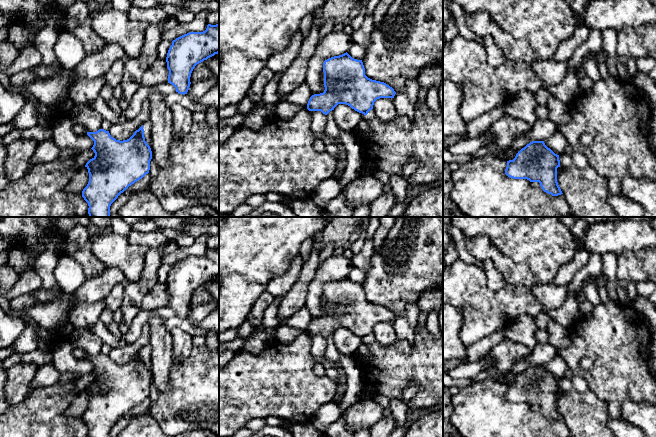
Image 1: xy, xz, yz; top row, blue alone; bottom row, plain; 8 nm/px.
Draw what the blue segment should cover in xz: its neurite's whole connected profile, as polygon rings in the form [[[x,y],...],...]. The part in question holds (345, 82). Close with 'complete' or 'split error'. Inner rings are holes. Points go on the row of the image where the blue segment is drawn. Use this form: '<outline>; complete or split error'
[[[347,52],[331,57],[323,63],[324,87],[323,93],[314,94],[310,97],[307,109],[309,111],[321,111],[327,115],[338,104],[346,104],[355,111],[368,114],[373,109],[374,102],[380,98],[394,98],[396,92],[384,82],[372,80],[365,75],[362,60],[352,58]]]; complete

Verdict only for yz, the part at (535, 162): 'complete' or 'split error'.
complete

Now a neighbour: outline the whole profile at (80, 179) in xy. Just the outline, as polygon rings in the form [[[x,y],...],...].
[[[87,167],[78,168],[65,190],[69,193],[75,193],[82,196],[82,191],[87,186],[88,182],[89,173]]]

